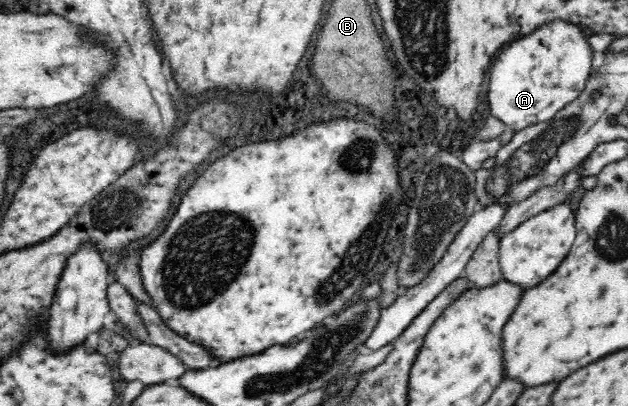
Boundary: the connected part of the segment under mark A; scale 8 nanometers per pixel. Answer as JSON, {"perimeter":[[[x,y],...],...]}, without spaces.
{"perimeter":[[[554,21],[532,34],[516,38],[504,52],[498,53],[490,68],[487,97],[491,114],[517,132],[551,121],[585,89],[592,54],[587,32],[571,22]]]}

